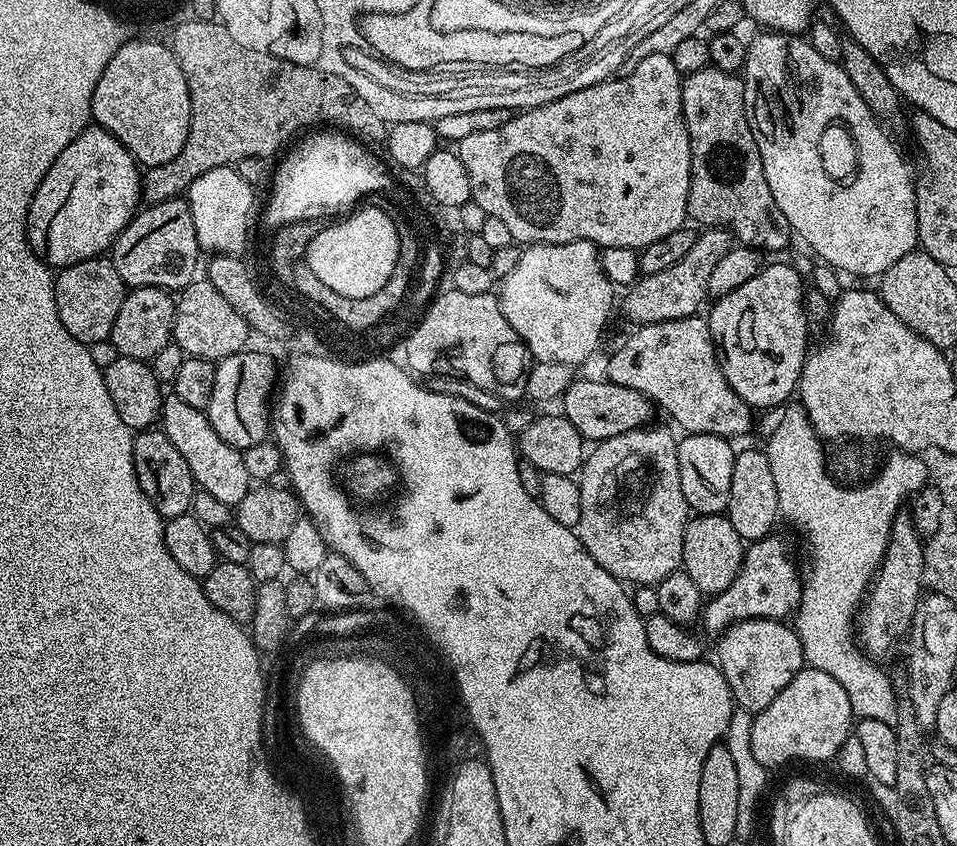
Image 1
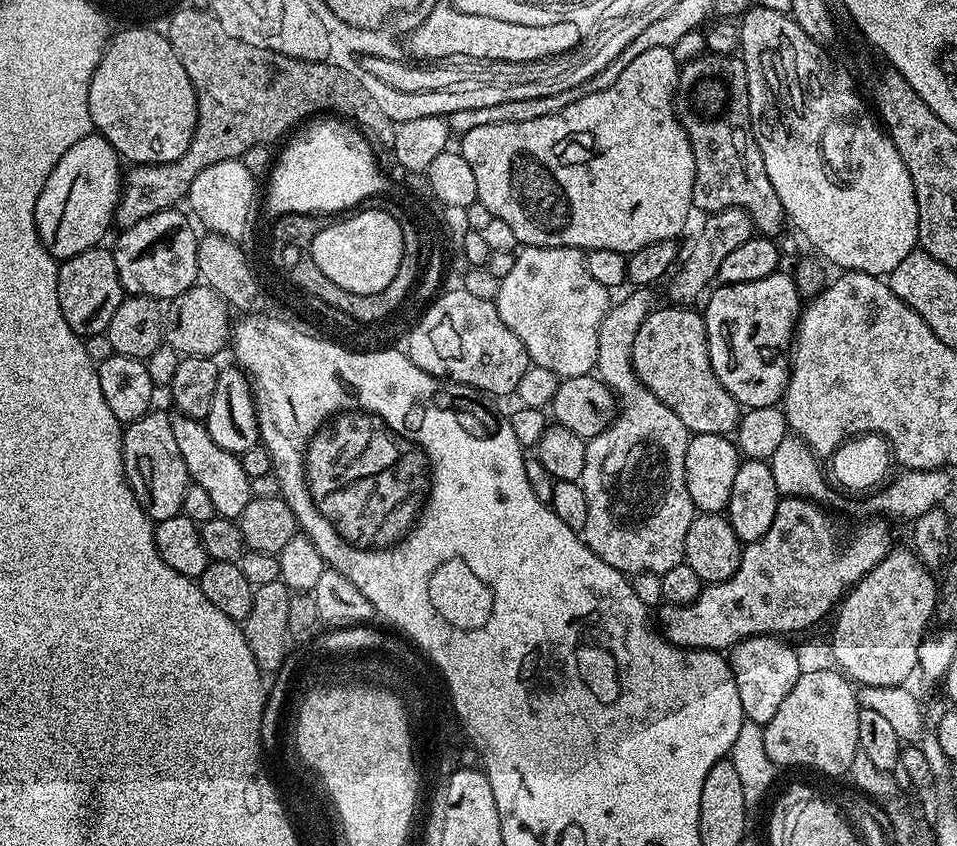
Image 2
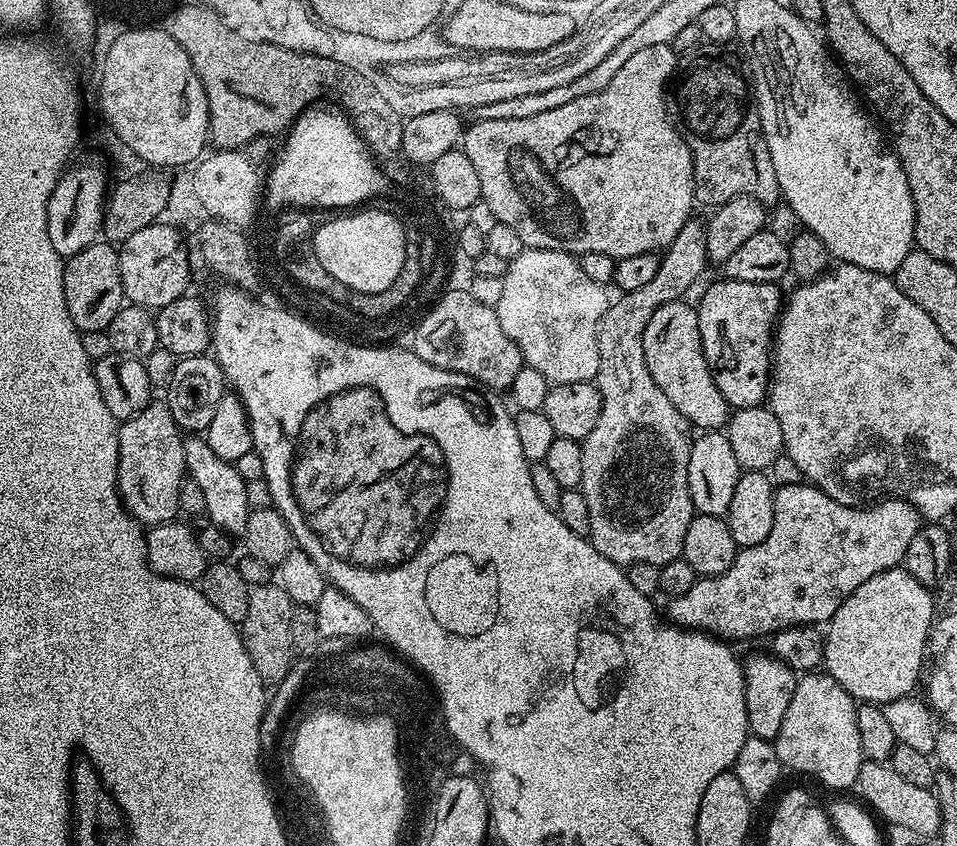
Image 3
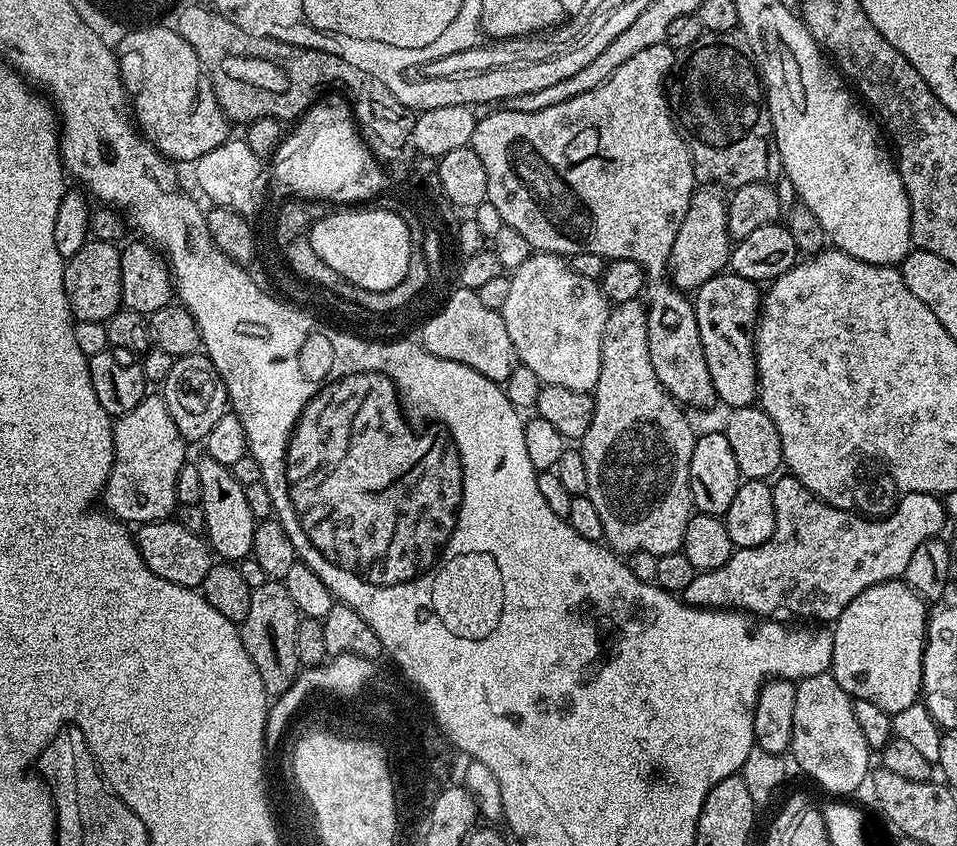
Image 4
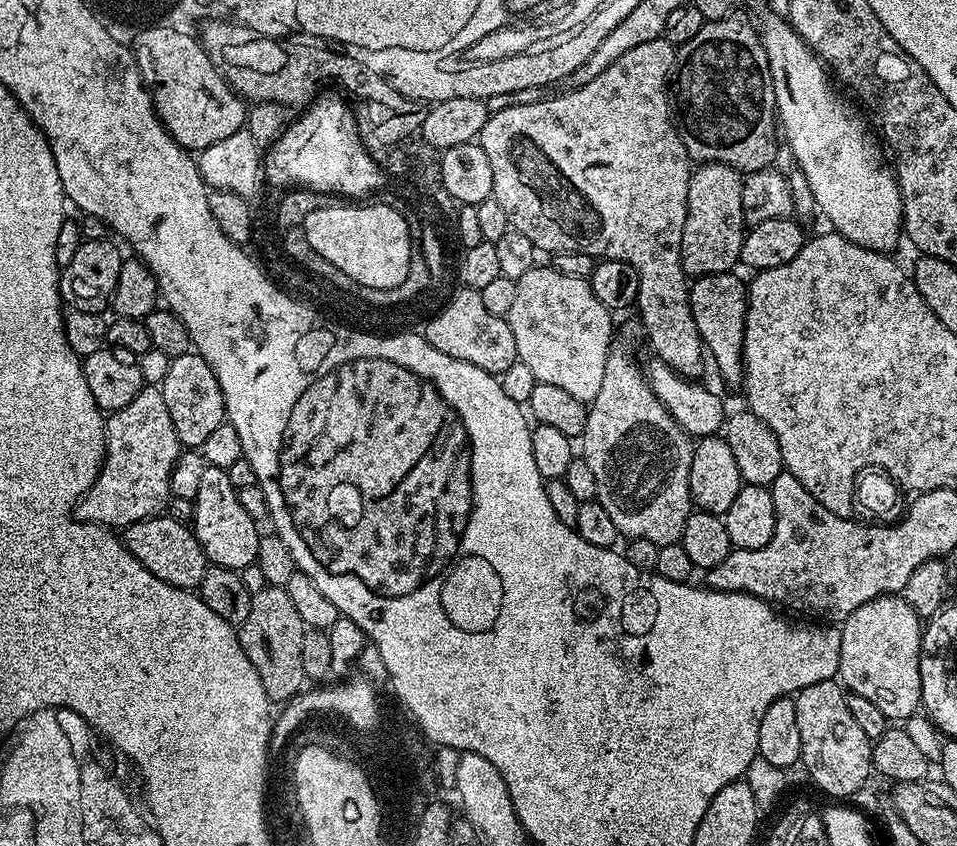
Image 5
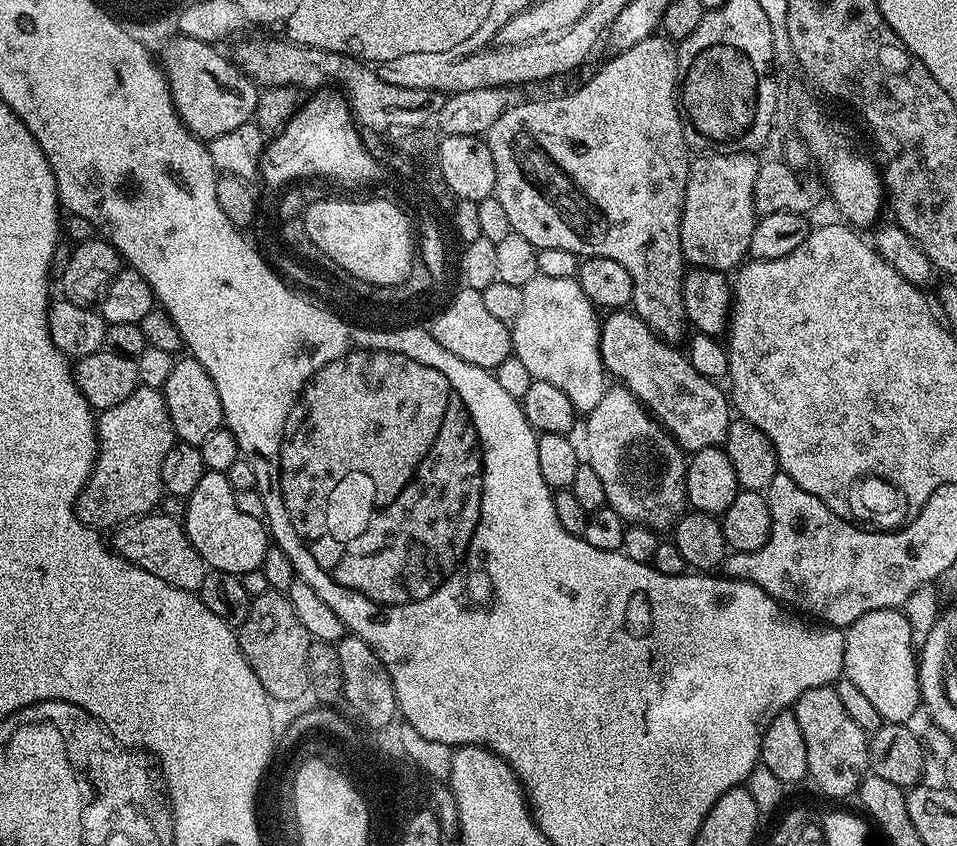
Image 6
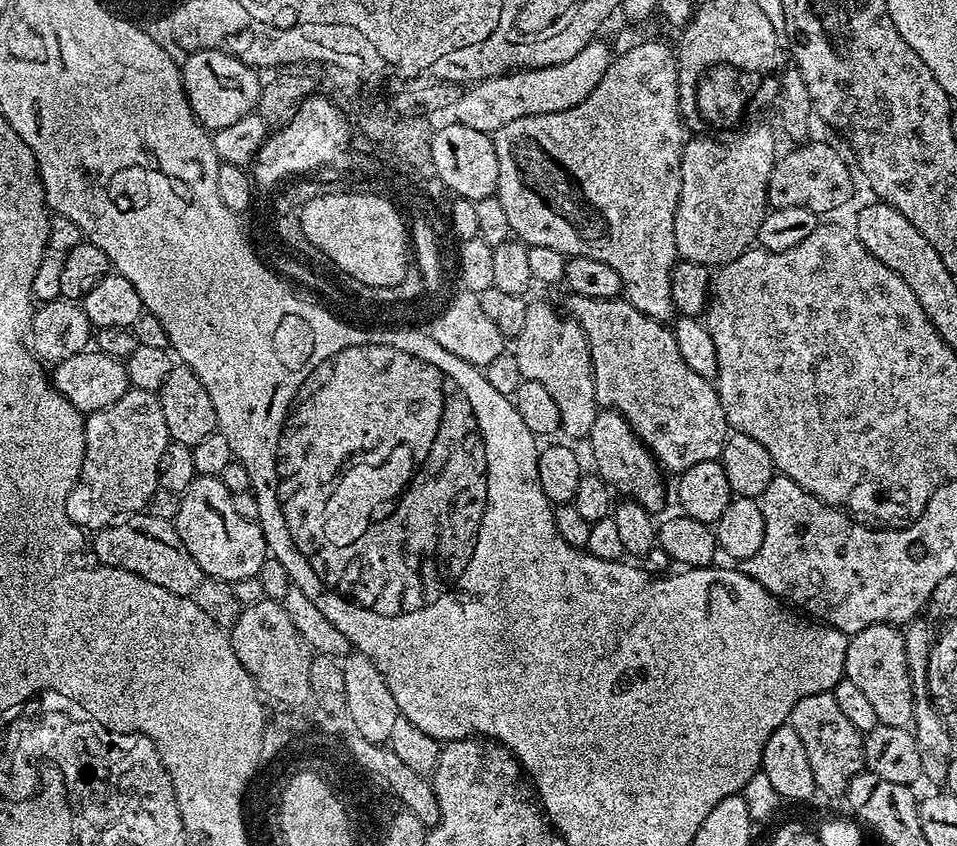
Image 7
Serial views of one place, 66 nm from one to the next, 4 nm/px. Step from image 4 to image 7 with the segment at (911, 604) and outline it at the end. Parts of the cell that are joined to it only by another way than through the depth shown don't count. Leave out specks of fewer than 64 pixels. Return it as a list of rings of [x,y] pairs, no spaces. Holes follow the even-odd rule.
[[[875,624],[866,626],[866,630],[851,637],[846,650],[844,675],[865,692],[866,698],[874,705],[881,724],[907,728],[913,723],[912,711],[916,701],[912,698],[912,679],[906,666],[904,633],[899,627]]]

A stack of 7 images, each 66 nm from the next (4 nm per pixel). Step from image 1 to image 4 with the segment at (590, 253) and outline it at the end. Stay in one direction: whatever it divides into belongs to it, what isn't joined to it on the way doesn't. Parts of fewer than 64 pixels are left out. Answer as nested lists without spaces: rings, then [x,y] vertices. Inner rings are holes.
[[[536,252],[511,273],[510,295],[498,311],[506,322],[510,342],[514,342],[517,361],[534,370],[541,385],[567,386],[569,390],[586,393],[595,389],[602,360],[602,338],[610,311],[610,301],[605,298],[597,281],[582,278],[582,274],[575,272],[565,257]]]

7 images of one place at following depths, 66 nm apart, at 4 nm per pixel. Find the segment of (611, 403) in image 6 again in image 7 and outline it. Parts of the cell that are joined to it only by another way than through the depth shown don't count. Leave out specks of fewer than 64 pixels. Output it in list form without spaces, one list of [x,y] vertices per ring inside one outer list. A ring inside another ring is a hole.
[[[600,410],[596,413],[596,421],[590,437],[592,456],[596,459],[595,471],[617,493],[627,499],[635,500],[649,512],[656,514],[664,504],[664,476],[660,461],[651,449],[640,440],[640,436],[632,428],[630,422],[622,414],[611,410]]]

